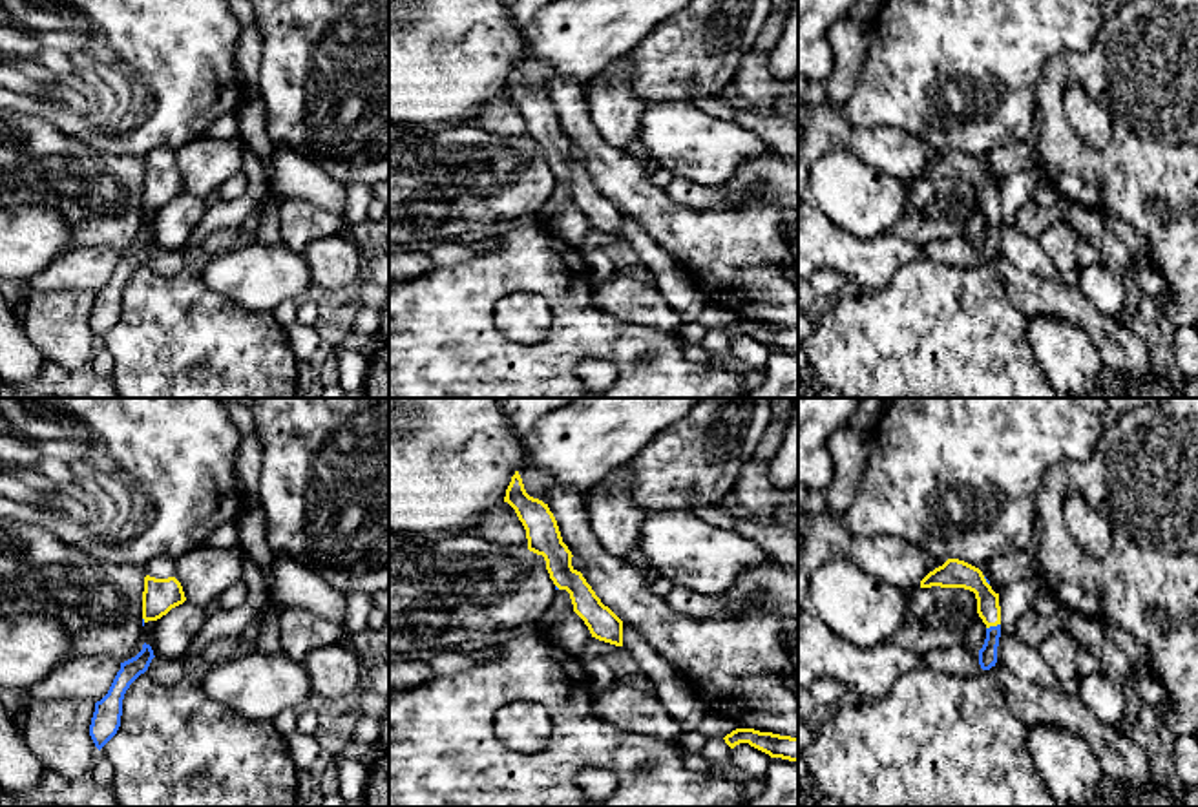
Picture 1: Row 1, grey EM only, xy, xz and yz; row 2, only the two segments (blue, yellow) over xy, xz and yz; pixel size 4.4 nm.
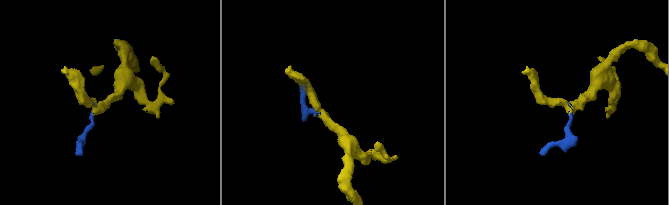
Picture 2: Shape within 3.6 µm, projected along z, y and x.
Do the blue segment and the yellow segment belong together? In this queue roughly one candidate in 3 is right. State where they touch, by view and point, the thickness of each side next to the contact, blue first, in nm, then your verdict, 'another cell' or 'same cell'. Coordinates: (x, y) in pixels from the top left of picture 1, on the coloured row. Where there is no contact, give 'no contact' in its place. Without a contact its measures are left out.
meets blue in yz at (992, 627); 80 nm thick on the blue side, 110 nm on the other; same cell

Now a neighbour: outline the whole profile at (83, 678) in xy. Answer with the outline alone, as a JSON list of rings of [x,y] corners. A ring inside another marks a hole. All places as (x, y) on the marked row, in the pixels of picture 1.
[[[102,655],[69,657],[42,681],[26,688],[27,705],[13,716],[16,734],[26,739],[26,723],[31,705],[38,701],[55,699],[97,703],[108,694],[119,670],[121,663],[111,657]]]

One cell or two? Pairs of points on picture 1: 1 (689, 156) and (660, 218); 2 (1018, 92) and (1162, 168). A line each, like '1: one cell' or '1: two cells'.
1: two cells
2: two cells

